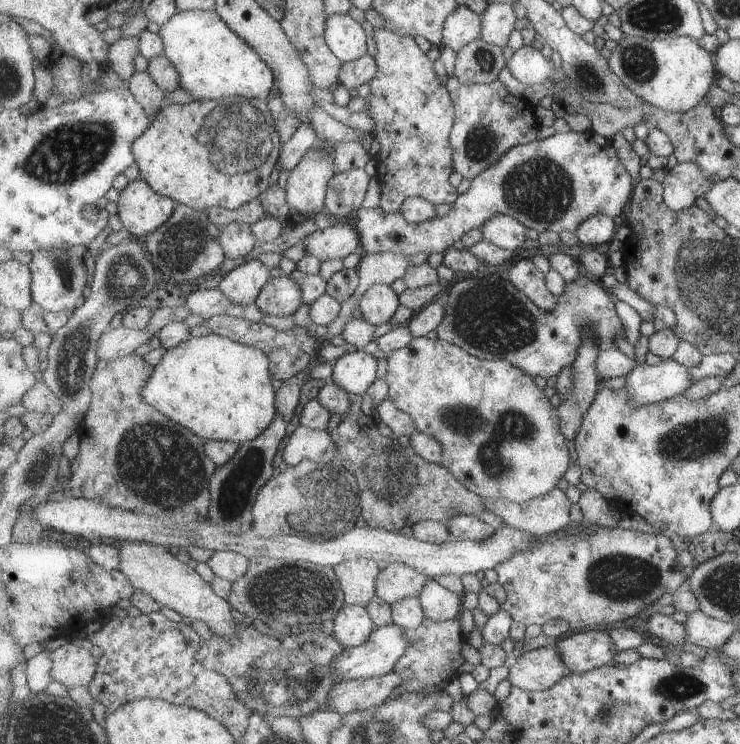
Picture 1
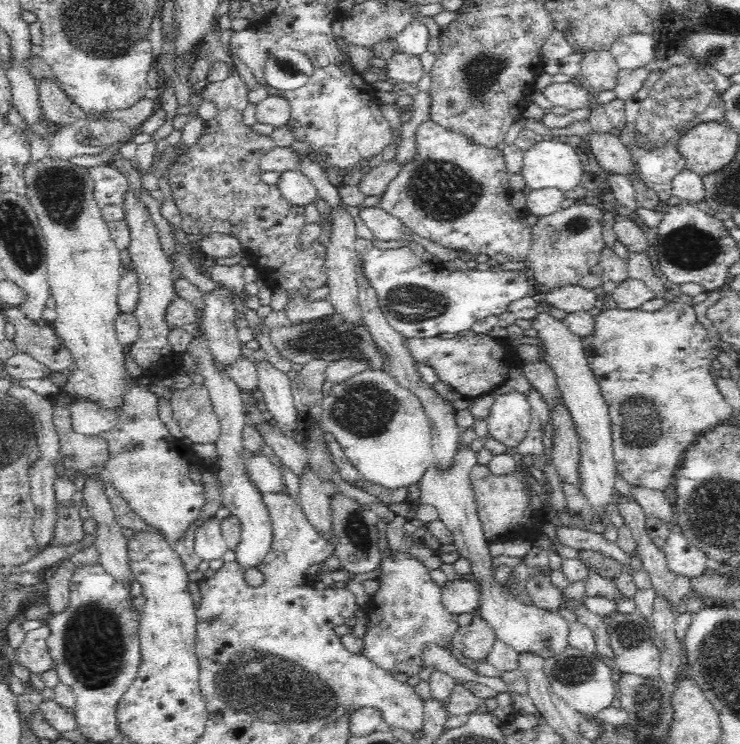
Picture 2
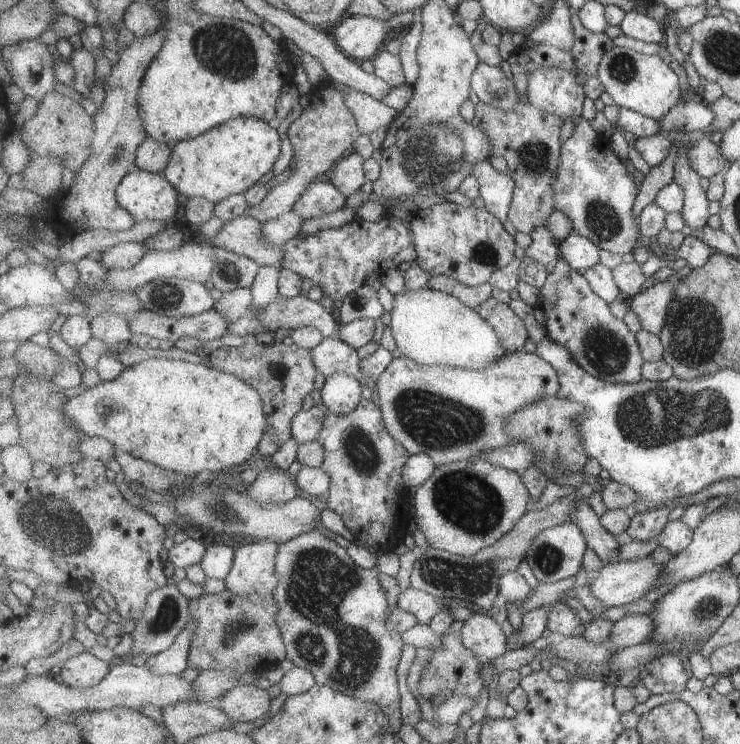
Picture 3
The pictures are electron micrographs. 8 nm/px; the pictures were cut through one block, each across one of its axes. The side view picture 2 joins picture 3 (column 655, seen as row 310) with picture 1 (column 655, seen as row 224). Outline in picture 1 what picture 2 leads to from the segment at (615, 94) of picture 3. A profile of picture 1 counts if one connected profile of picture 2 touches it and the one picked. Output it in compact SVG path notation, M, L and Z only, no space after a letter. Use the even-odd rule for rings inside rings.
M624 36L610 54L611 70L625 84L638 94L644 102L672 113L686 113L695 108L711 90L711 84L716 85L719 72L716 68L715 53L707 52L701 44L691 37L663 37L654 41L639 37Z

